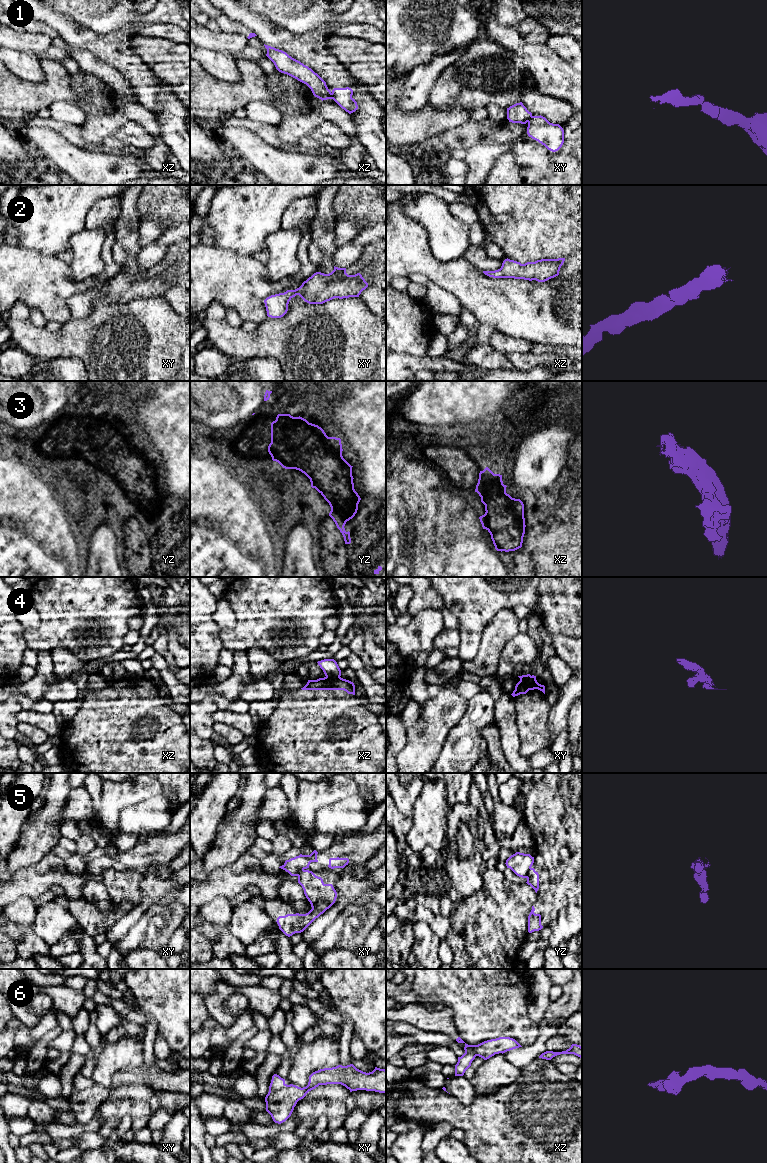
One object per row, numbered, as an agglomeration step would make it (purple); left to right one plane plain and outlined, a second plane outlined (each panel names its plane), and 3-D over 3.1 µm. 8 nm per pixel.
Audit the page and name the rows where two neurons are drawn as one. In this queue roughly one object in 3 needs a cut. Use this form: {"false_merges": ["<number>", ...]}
{"false_merges": ["1", "4", "5", "6"]}

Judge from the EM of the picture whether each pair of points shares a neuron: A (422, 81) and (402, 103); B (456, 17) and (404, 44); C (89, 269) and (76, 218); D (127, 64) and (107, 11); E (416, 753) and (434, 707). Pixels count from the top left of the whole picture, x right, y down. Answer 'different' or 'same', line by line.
A: same
B: same
C: different
D: different
E: same

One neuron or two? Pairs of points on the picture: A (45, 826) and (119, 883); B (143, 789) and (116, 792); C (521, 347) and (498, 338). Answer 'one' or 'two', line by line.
A: two
B: one
C: one

